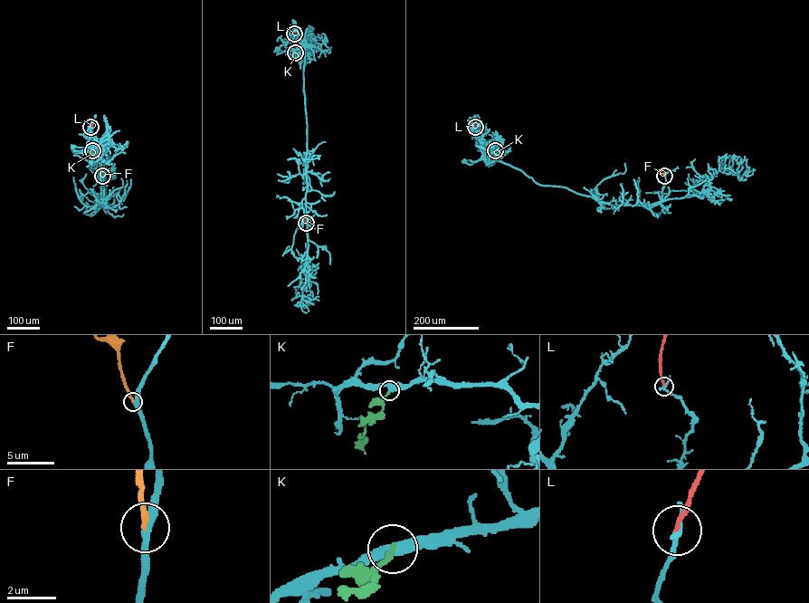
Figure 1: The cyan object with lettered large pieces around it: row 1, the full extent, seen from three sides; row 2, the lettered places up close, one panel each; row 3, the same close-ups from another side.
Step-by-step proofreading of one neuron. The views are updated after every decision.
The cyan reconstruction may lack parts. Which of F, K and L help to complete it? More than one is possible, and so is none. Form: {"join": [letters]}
{"join": ["F"]}

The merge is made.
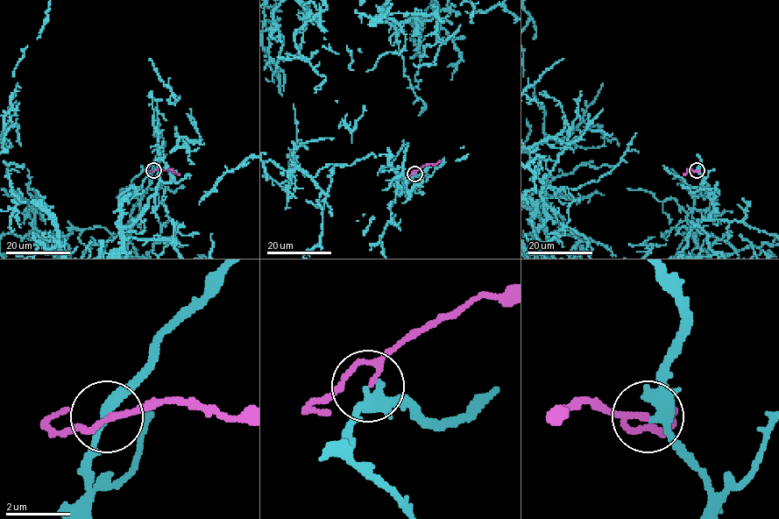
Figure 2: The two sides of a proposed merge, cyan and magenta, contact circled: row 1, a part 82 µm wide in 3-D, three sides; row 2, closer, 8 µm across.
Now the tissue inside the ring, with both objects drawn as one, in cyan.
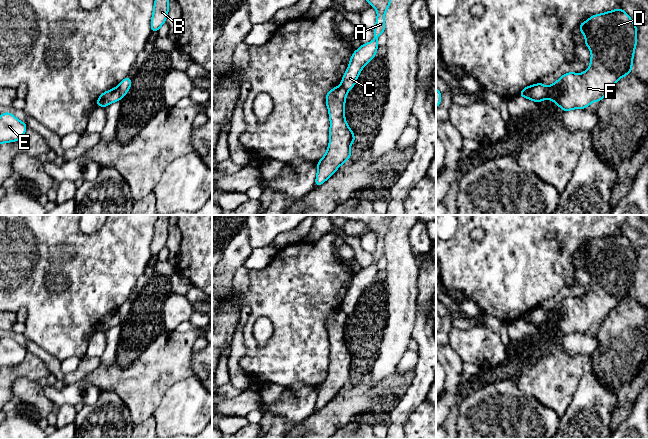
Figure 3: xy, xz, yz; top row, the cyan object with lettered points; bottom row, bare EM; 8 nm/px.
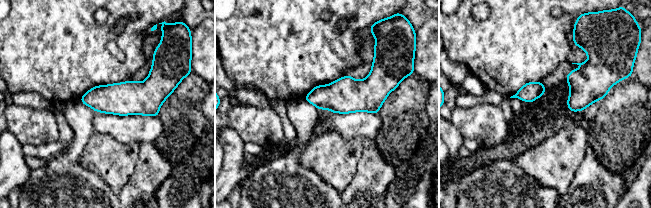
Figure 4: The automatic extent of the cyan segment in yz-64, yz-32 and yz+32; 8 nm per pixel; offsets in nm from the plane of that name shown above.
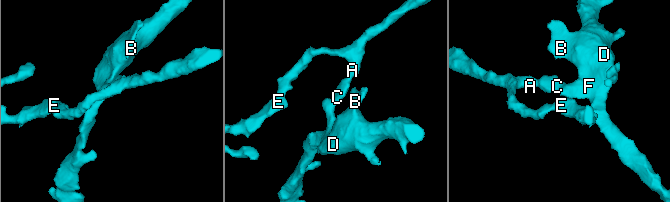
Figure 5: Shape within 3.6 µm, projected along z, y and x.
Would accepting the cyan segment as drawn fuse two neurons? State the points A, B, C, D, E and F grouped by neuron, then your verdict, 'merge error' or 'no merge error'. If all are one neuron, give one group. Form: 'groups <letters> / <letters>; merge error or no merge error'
groups A C E / B D F; merge error

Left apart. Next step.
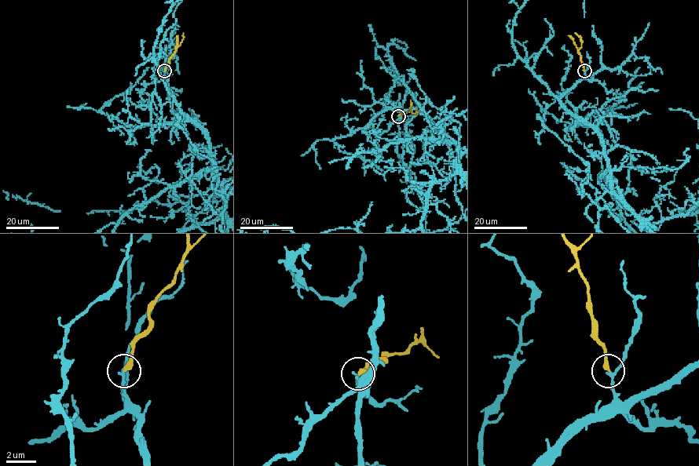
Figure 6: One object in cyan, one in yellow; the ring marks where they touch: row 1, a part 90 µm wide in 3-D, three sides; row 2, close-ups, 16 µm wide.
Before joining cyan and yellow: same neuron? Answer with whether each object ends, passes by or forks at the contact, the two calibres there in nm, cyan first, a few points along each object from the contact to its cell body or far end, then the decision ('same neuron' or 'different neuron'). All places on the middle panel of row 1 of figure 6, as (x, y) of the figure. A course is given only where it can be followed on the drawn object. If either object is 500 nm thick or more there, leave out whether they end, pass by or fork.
cyan passes by; yellow ends there; 170 nm thick on the cyan side, 320 nm on the other; yellow runs (398, 116), (409, 110), (415, 114), (418, 107); same neuron

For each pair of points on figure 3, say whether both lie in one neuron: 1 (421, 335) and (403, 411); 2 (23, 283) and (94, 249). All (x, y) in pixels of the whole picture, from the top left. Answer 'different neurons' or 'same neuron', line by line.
1: same neuron
2: same neuron

